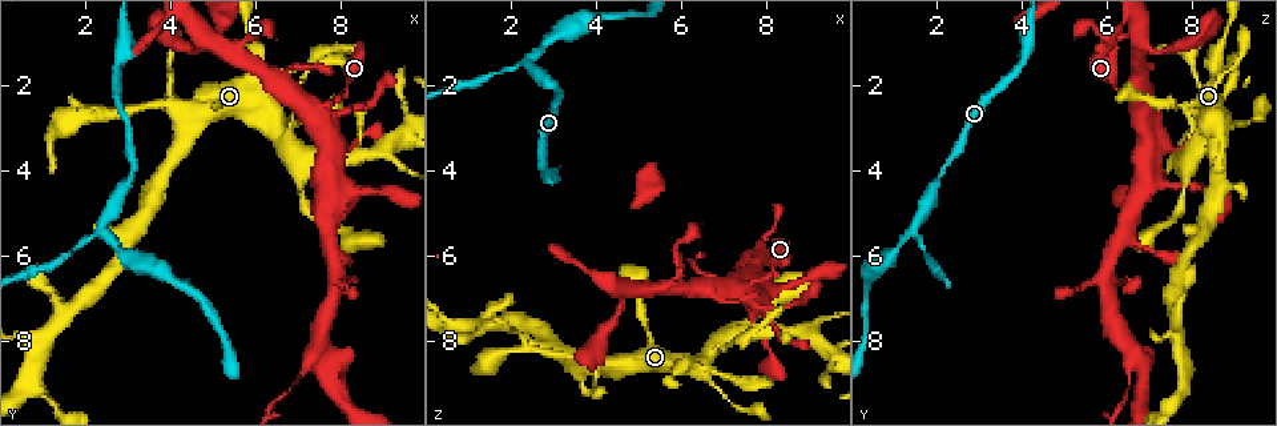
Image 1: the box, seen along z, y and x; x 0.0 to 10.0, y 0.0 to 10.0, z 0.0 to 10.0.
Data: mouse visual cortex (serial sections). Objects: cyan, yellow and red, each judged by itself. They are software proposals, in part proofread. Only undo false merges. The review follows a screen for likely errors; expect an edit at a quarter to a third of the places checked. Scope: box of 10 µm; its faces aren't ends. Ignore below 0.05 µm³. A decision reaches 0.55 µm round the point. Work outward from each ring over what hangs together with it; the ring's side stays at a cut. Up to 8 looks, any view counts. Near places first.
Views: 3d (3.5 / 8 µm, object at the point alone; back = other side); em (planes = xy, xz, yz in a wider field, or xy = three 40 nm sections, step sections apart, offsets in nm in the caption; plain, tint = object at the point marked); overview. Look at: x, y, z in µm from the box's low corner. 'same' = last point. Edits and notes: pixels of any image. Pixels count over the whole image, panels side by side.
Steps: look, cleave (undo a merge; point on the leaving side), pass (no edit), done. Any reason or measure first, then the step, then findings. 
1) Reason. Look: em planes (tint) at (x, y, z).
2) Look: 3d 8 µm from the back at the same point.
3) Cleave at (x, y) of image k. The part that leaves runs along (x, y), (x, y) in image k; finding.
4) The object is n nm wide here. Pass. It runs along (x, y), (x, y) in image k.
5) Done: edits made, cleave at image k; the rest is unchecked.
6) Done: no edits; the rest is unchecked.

Three arms meet. Look: 3d 3.5 µm from the back at (2.40, 5.40, 1.45).

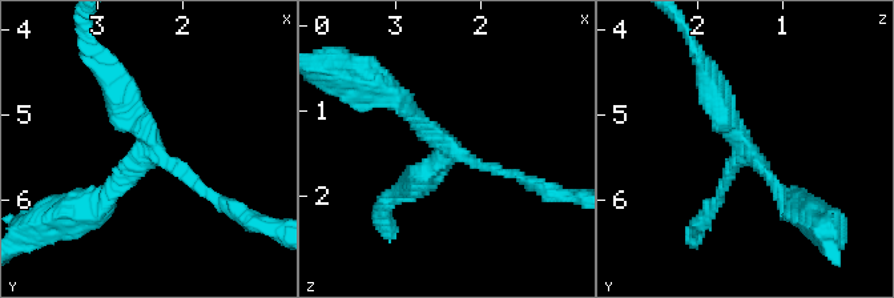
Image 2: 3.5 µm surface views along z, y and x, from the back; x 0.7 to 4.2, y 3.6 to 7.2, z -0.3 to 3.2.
3 arms meet here; the arms are 150, 200, 350 nm wide. Look: em xy step 3 (tint) at (2.40, 5.35, 1.45).

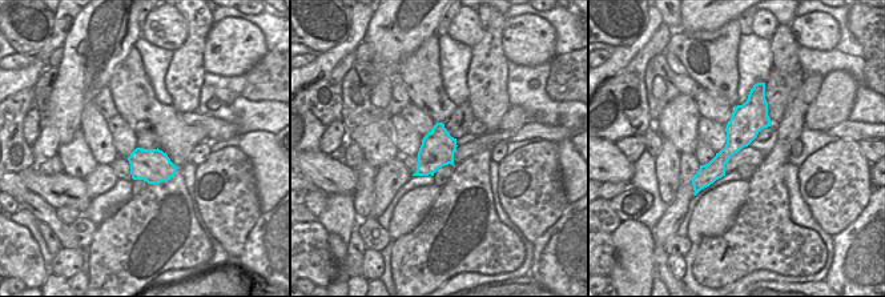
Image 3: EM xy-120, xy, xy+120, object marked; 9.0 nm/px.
Pass. It runs along (707, 75), (733, 132), (792, 201) in image 2; all the same cell.

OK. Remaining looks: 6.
Narrows sharply. Look: 3d 3.5 µm at (6.90, 9.05, 6.55).

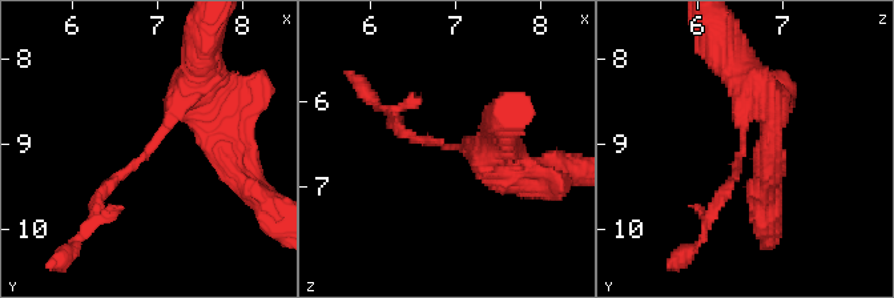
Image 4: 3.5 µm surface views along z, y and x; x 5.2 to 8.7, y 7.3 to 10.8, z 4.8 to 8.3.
The arms are 100, 450 nm wide. Look: em xy step 1 (plain) at (6.95, 9.00, 6.55).

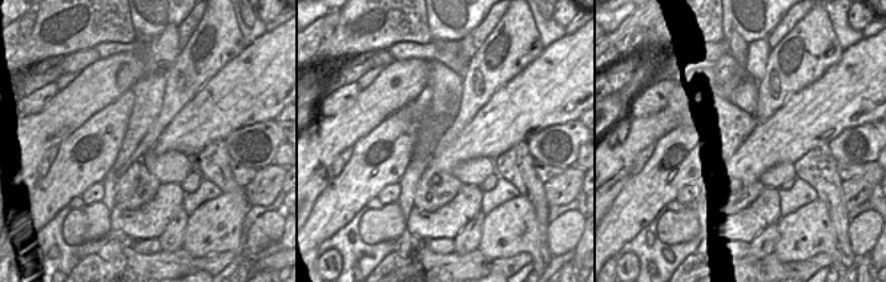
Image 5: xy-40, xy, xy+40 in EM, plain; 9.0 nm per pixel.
With the object marked. Look: em xy step 1 (tint) at the same point.

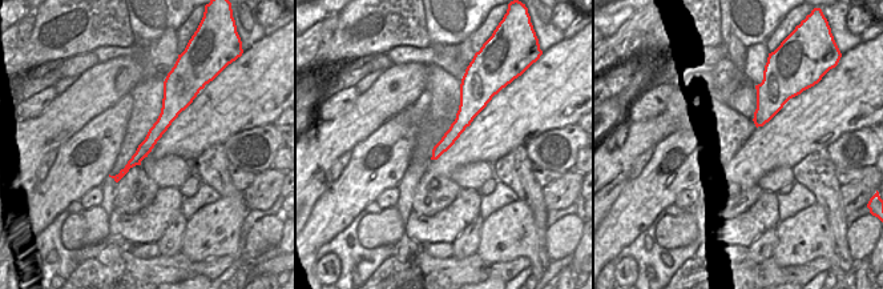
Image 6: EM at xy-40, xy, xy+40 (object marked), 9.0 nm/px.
Pass. It runs along (201, 75), (164, 132), (99, 205) in image 4; one cell here.

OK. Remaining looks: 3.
Arms part here. Look: 3d 3.5 µm at (8.30, 3.70, 7.70).

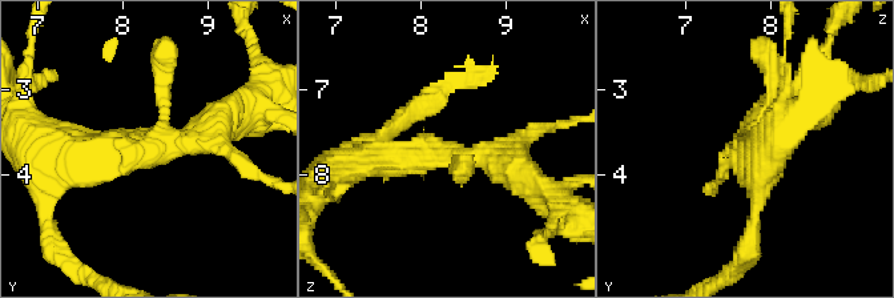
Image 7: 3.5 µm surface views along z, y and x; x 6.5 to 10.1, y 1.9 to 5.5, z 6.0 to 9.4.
Look: em xy step 3 (tint) at (8.30, 3.75, 7.75).

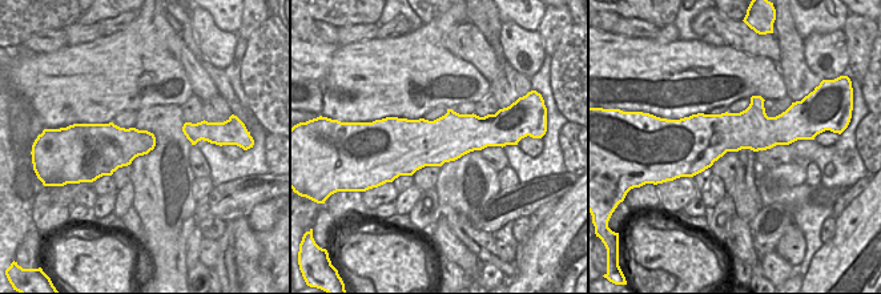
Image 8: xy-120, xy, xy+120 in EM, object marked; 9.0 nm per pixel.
Cut it another way. Look: em xy step 1 (tint) at the same point.

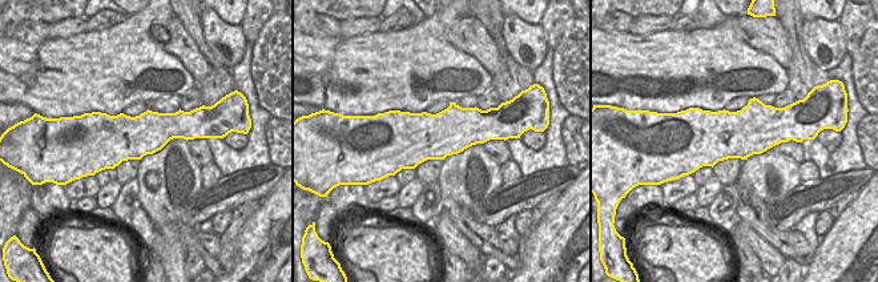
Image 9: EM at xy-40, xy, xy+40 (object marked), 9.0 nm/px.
Pass. It runs along (57, 154), (158, 150), (225, 117) in image 7; continuous, no second cell.

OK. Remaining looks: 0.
Done: no edits; the rest is unchecked.

